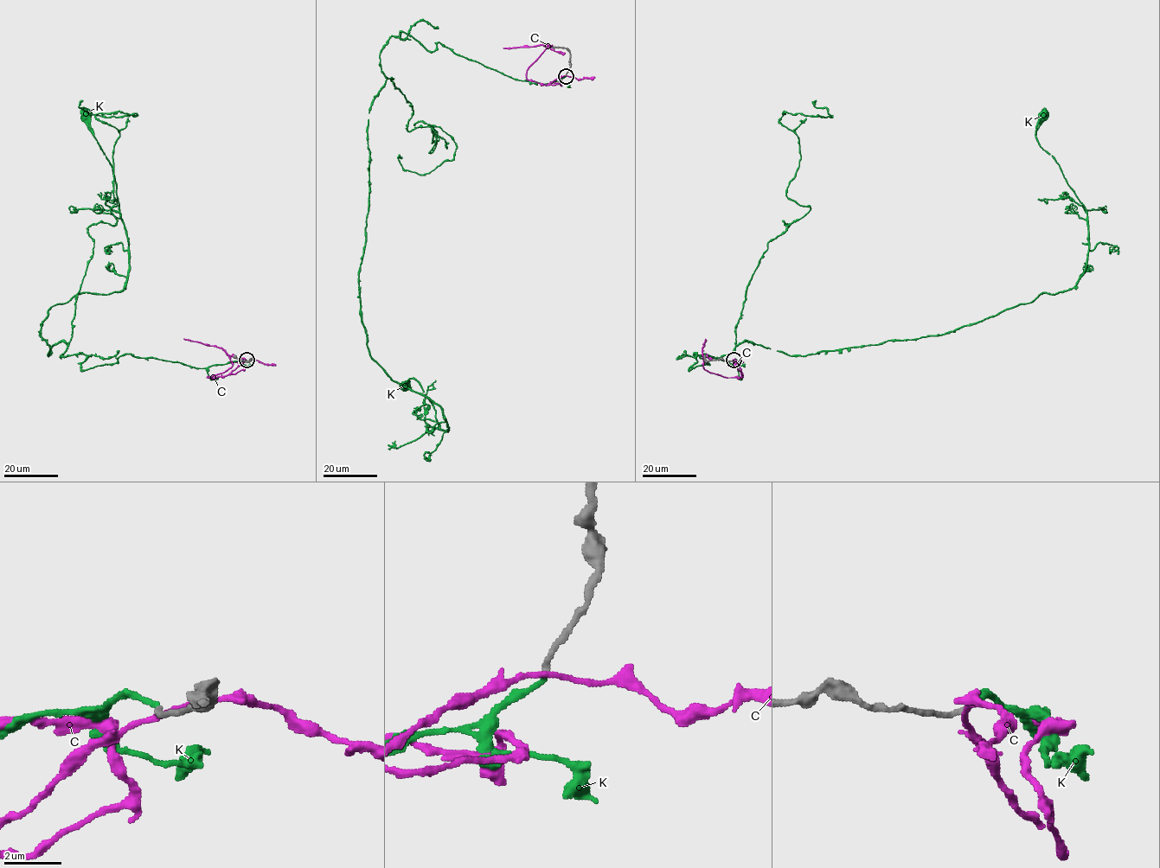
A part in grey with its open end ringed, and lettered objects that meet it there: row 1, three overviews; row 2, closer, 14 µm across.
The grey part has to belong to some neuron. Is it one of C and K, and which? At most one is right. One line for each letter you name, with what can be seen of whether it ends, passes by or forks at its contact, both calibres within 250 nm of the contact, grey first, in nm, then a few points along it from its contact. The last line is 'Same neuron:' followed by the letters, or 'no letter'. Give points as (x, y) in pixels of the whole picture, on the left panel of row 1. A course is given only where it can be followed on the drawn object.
K: it ends | 170/170 nm | via (246, 360), (82, 370), (63, 341), (48, 355), (53, 306), (119, 292), (129, 267), (86, 116)
Same neuron: K

